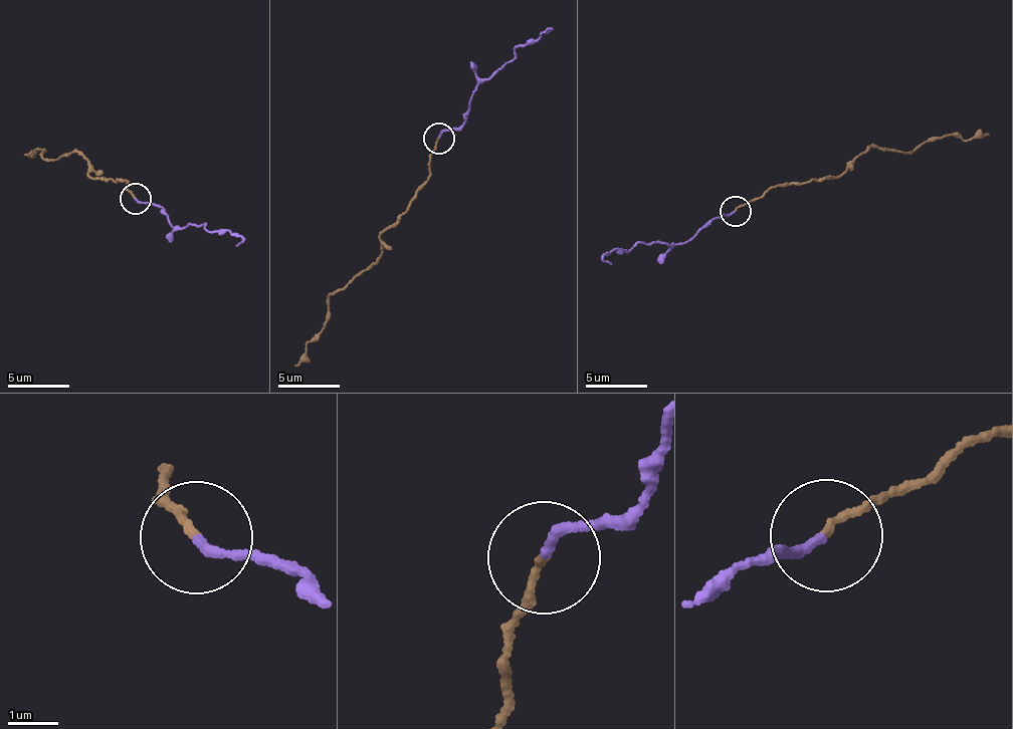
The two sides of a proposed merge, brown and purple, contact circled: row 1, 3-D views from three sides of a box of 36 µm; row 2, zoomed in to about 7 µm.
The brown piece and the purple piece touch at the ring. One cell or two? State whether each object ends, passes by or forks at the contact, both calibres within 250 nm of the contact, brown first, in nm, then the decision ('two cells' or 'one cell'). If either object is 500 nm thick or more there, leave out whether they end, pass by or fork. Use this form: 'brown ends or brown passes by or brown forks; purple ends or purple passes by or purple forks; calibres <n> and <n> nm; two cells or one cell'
brown ends; purple ends; calibres 140 and 200 nm; two cells

